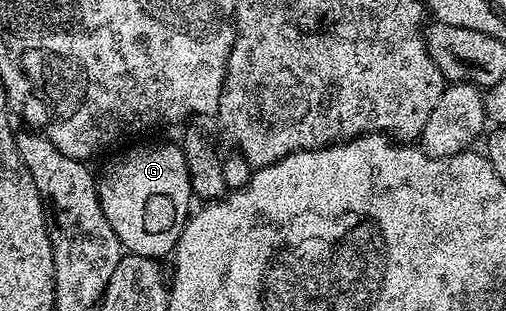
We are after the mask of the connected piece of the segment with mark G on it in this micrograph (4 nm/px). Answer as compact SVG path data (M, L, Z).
M178 145L139 146L121 155L97 185L105 220L117 232L124 251L156 260L174 251L193 210L191 173Z

